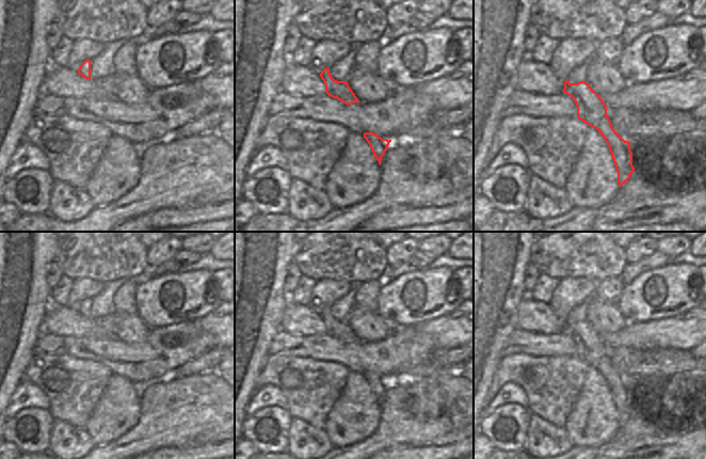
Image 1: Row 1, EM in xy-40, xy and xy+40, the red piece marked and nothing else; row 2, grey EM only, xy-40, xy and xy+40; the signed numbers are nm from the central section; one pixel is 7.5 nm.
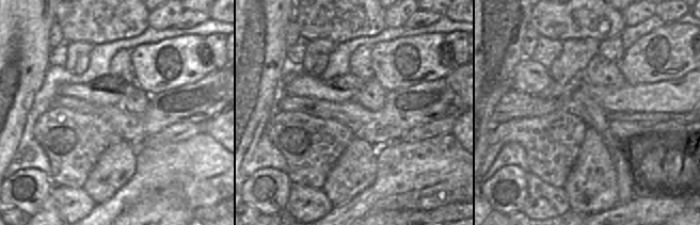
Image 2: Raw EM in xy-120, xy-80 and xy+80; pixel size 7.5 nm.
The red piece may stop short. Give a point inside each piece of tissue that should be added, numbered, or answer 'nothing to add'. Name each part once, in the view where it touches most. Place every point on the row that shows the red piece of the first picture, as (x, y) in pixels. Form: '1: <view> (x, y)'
nothing to add

